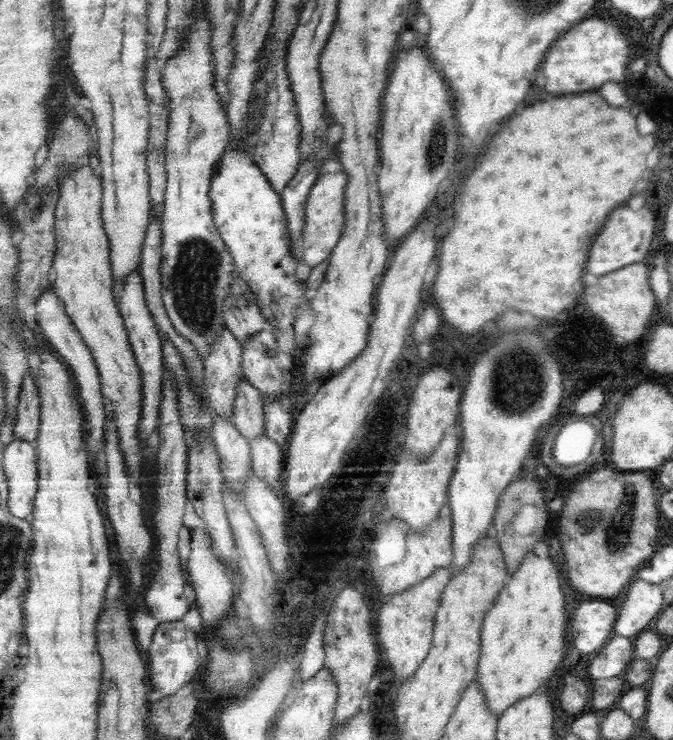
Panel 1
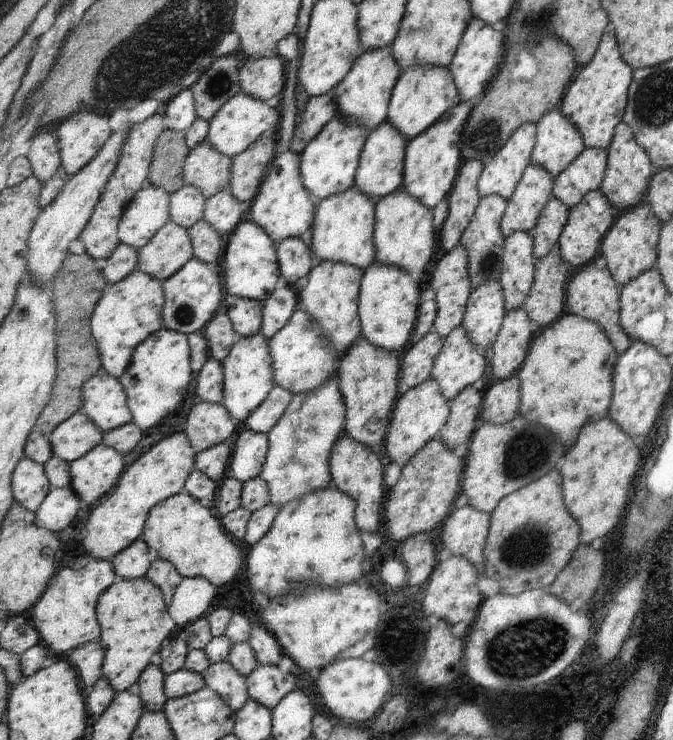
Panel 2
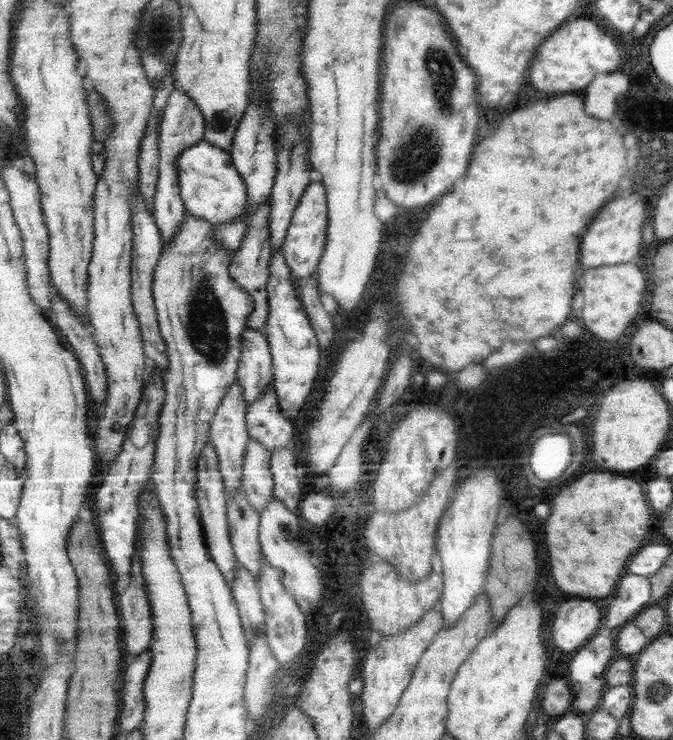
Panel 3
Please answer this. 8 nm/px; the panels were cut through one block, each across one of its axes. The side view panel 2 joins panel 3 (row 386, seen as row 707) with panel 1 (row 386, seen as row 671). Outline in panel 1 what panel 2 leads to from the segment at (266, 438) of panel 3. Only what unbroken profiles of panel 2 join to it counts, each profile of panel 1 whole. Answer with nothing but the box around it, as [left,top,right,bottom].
[243,329,294,399]

